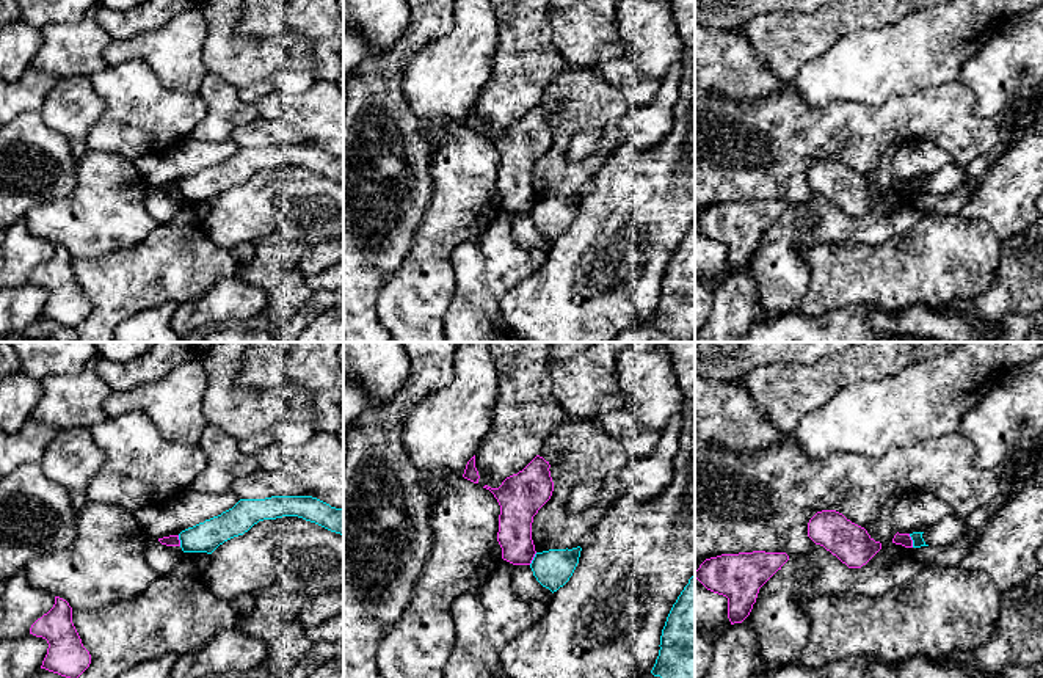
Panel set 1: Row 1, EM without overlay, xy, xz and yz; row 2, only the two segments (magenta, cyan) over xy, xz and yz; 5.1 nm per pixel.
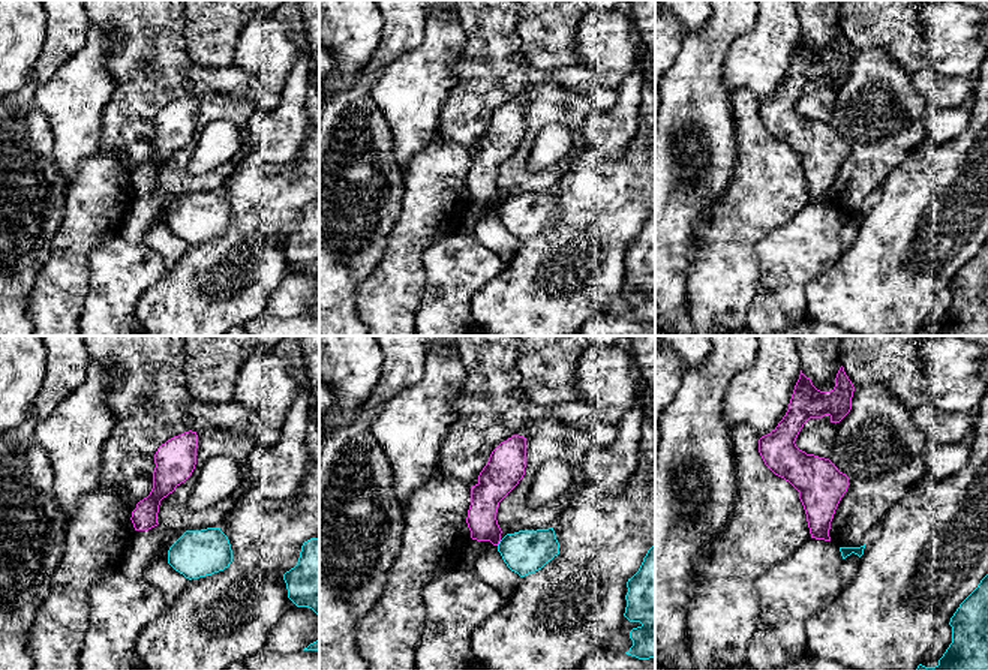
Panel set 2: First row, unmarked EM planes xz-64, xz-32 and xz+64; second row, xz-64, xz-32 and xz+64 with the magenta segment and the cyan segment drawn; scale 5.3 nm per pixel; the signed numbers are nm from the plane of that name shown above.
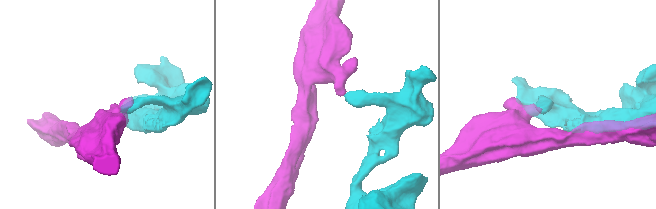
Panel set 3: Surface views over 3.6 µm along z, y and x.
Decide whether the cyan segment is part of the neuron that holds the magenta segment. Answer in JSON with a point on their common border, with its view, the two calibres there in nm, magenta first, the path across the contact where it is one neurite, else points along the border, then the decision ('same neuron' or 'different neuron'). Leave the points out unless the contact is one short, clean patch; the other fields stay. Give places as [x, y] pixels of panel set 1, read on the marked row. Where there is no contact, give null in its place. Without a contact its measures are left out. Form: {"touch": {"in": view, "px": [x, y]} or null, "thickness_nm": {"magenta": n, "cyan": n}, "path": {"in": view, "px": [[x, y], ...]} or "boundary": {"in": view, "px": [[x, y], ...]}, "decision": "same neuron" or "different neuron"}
{"touch": {"in": "yz", "px": [912, 540]}, "thickness_nm": {"magenta": 70, "cyan": 60}, "boundary": {"in": "yz", "px": [[908, 534], [913, 546]]}, "decision": "different neuron"}

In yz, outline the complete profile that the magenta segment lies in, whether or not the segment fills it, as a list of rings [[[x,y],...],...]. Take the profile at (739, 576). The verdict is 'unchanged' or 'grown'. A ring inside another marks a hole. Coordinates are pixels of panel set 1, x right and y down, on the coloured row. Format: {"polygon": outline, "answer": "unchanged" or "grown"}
{"polygon": [[[739,552],[706,559],[695,571],[707,590],[728,598],[731,625],[742,623],[756,603],[759,589],[789,560],[786,552]]], "answer": "unchanged"}

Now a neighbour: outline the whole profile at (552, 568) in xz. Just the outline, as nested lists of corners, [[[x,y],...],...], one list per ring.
[[[582,548],[549,549],[536,552],[530,568],[536,581],[552,593],[563,587],[572,576]]]

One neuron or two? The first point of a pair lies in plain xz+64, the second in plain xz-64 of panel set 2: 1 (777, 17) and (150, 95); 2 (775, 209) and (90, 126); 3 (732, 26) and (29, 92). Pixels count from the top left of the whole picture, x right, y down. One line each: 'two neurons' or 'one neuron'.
1: two neurons
2: two neurons
3: one neuron

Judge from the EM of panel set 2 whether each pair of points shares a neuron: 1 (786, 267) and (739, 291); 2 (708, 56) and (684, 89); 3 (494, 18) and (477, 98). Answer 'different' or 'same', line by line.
1: different
2: same
3: same

